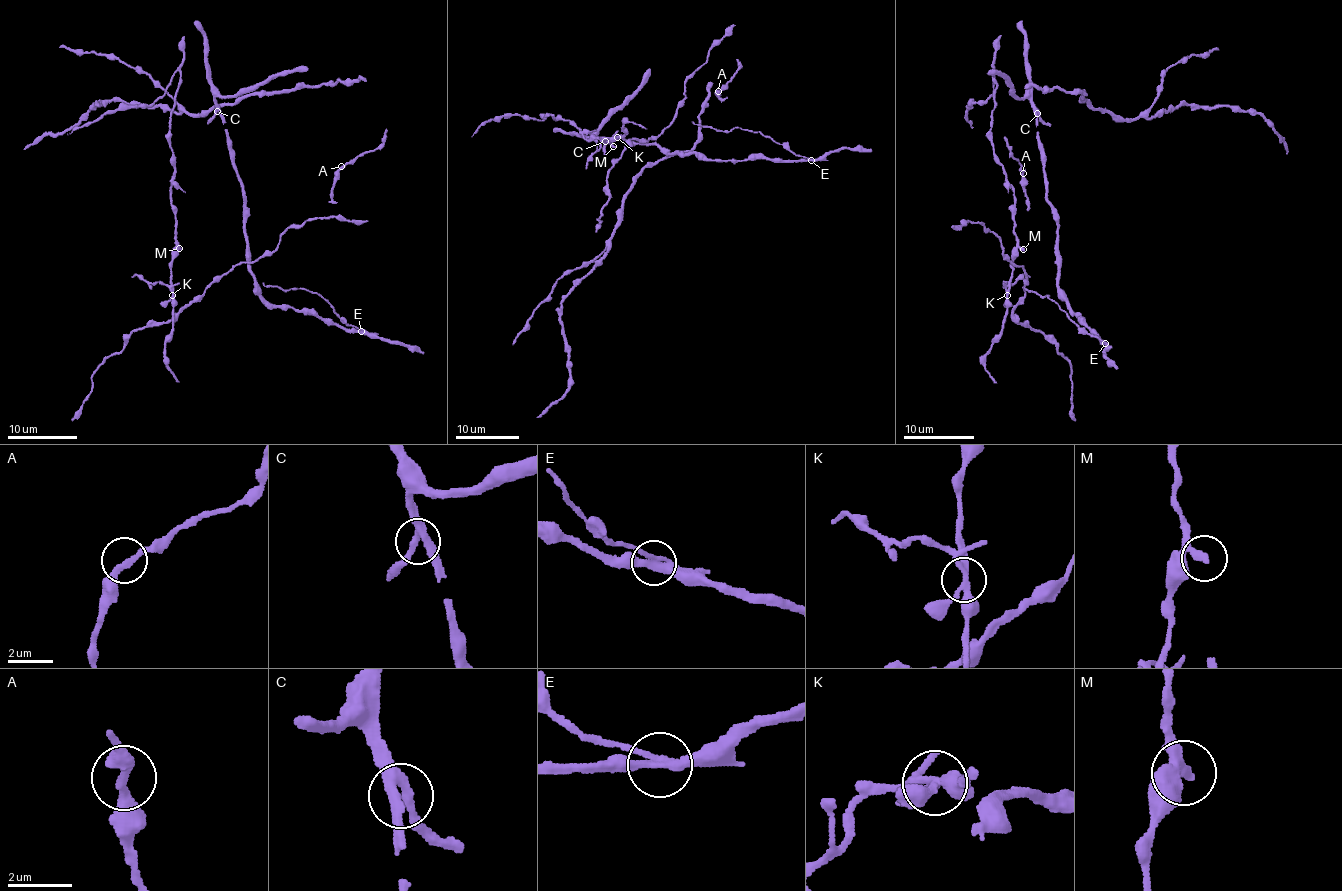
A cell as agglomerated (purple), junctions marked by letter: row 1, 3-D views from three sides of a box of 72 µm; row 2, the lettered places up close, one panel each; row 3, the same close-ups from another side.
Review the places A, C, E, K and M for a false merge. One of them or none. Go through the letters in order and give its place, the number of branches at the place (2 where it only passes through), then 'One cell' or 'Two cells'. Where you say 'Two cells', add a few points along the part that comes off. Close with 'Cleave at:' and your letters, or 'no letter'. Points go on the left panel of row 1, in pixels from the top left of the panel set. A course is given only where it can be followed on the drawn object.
A: Place: (341, 166). Branches: 2. One cell
C: Place: (217, 111). Branches: 3. One cell
E: Place: (361, 331). Branches: 3. One cell
K: Place: (172, 295). Branches: 3. Two cells. Course of the part to remove: (172, 294), (167, 286), (159, 282), (148, 283), (136, 274), (132, 278)
M: Place: (179, 248). Branches: 2. One cell
Cleave at: K

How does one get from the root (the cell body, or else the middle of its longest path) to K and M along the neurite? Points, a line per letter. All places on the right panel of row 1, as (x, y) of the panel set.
K: (992, 71), (996, 85), (992, 150), (1014, 191), (1016, 254), (1007, 295)
M: (992, 71), (996, 85), (992, 150), (1014, 191), (1014, 235), (1023, 249)

